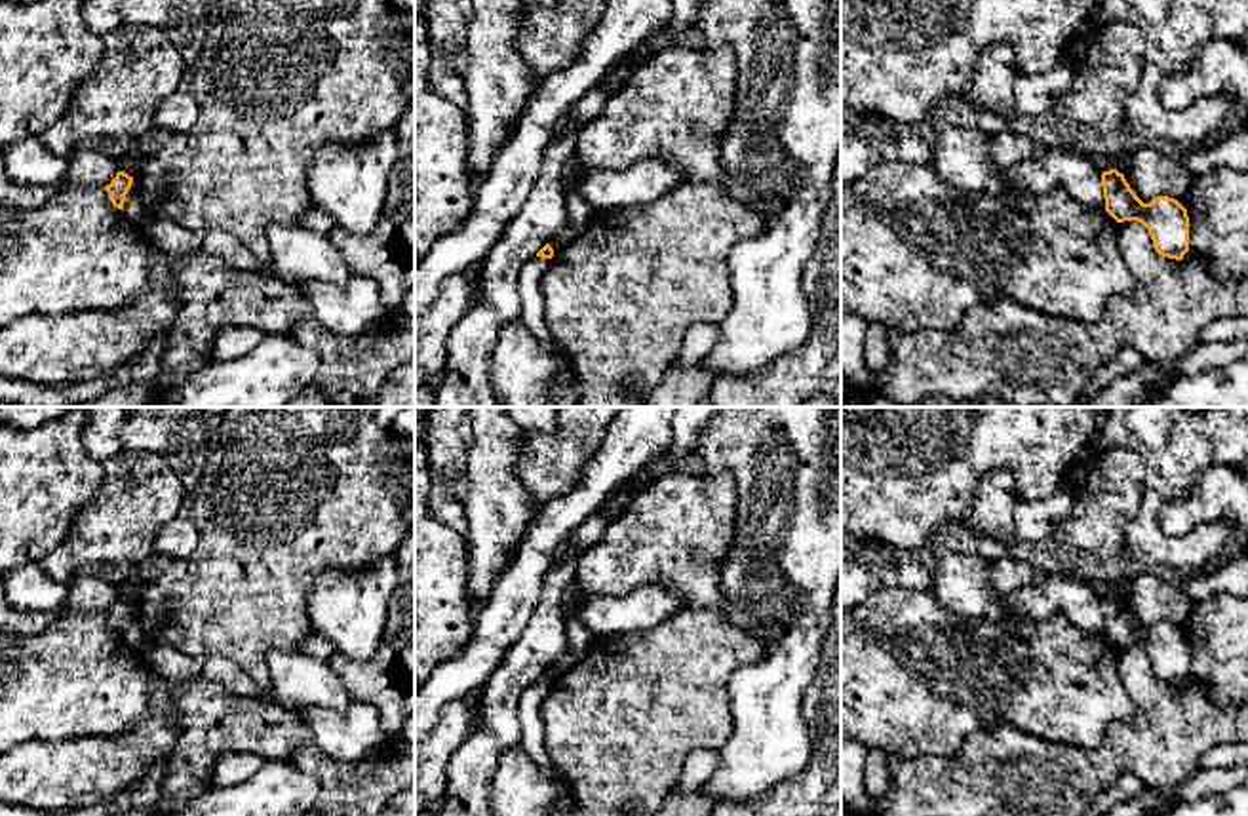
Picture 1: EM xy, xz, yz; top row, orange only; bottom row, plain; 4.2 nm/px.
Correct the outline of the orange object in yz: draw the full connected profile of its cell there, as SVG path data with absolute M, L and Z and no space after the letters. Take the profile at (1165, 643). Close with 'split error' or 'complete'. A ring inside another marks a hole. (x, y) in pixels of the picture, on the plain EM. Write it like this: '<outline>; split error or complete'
M1117 595L1102 599L1105 637L1117 647L1141 649L1159 681L1181 687L1189 677L1187 635L1174 624L1159 622L1143 630Z; complete

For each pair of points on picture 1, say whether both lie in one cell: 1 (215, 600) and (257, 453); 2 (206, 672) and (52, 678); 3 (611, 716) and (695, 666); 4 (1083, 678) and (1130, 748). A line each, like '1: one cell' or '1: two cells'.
1: one cell
2: two cells
3: one cell
4: two cells

